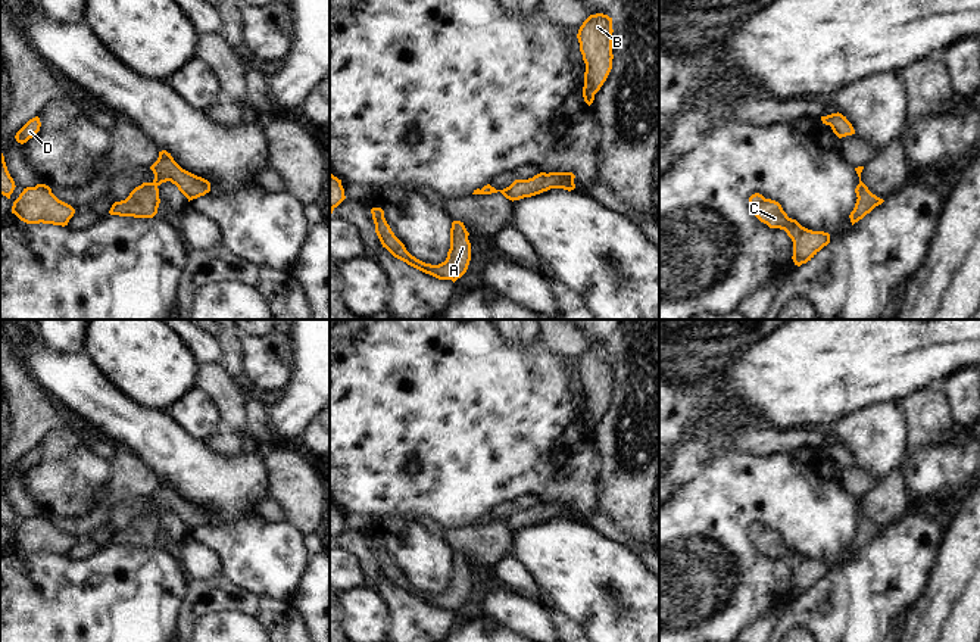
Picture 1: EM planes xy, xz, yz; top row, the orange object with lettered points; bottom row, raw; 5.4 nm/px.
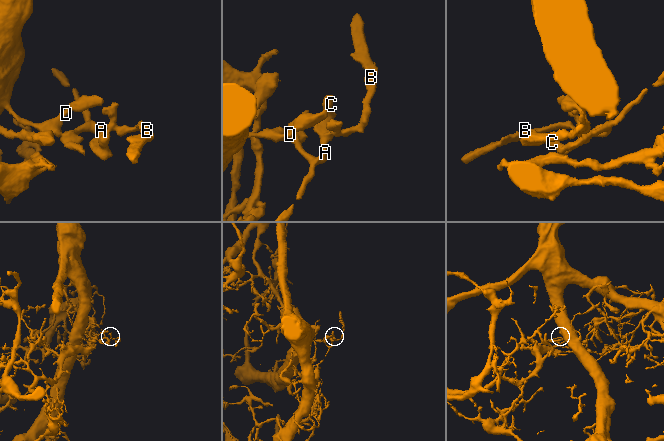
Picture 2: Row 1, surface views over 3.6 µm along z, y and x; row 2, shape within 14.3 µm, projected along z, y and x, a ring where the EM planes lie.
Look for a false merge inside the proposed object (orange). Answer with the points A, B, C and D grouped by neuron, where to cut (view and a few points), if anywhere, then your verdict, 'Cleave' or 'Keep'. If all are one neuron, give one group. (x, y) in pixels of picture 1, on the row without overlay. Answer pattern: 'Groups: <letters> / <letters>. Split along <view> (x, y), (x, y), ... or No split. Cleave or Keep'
Groups: A B C D. No split. Keep

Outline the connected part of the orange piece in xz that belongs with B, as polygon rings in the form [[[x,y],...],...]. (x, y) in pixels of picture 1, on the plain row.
[[[590,345],[578,359],[577,368],[586,393],[583,427],[590,436],[612,399],[612,348]]]

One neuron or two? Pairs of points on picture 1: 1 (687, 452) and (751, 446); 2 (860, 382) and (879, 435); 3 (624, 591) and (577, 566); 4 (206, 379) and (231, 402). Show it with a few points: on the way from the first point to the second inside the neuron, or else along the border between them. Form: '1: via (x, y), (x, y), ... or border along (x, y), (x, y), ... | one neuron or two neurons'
1: via (704, 452), (734, 446) | one neuron
2: border along (898, 401), (864, 407), (845, 415), (838, 423) | two neurons
3: via (612, 583), (589, 577) | one neuron
4: via (212, 383), (225, 396) | one neuron

